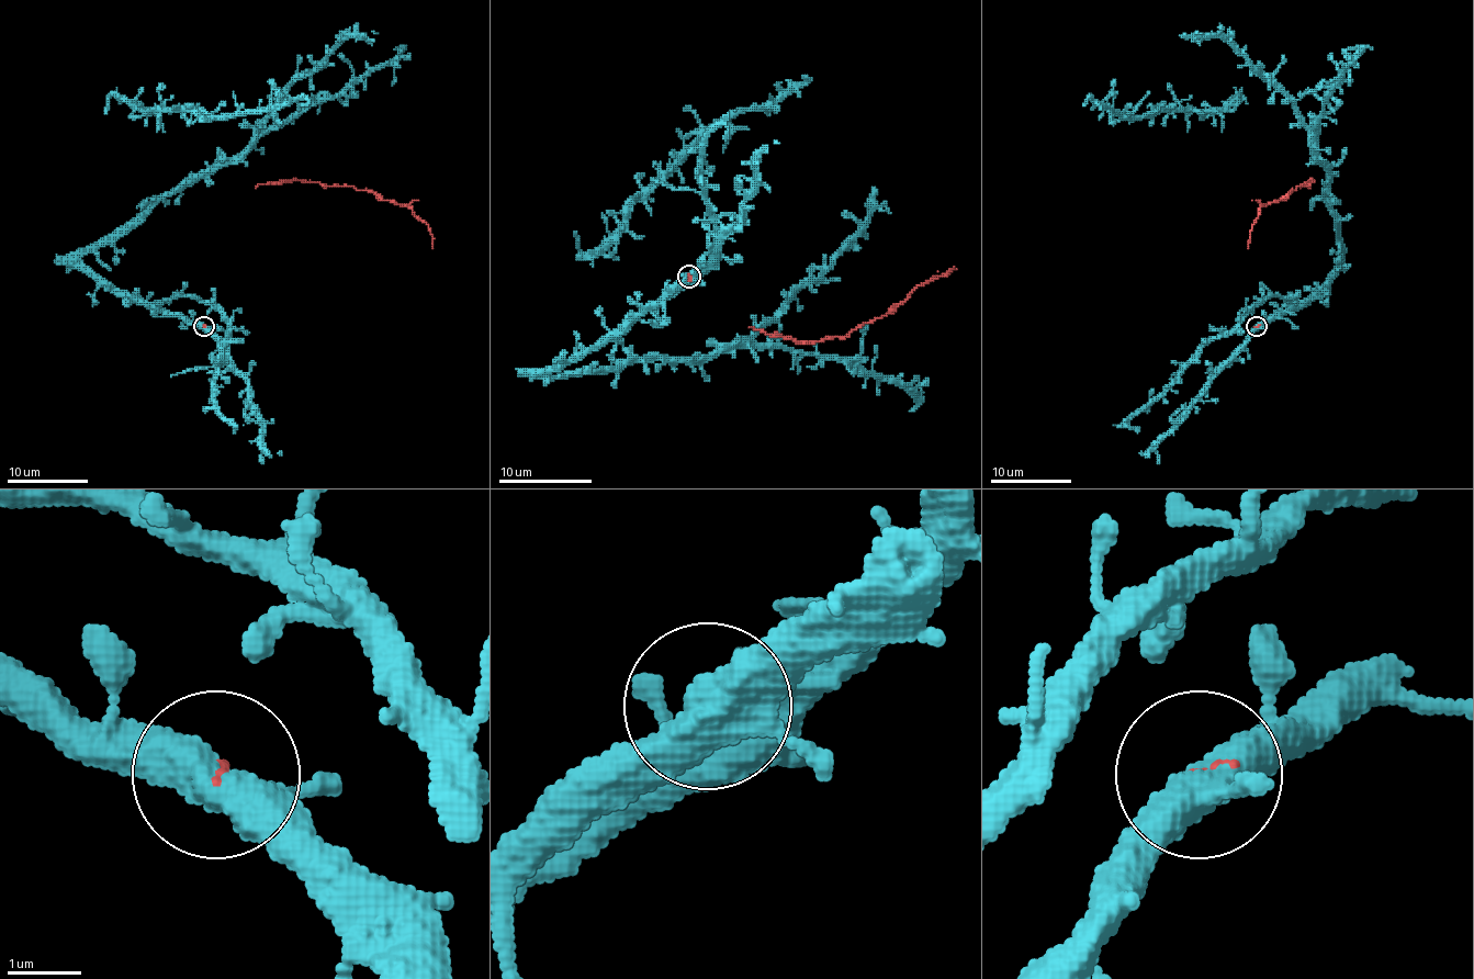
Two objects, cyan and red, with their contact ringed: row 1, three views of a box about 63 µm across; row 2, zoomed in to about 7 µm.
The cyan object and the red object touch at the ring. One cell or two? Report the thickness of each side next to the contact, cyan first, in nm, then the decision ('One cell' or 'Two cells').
Thickness 440 nm (cyan) against 90 nm. Two cells

